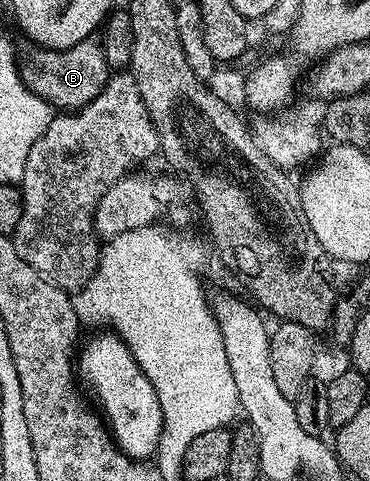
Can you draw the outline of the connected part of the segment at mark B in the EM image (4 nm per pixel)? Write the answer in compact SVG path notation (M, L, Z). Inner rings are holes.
M94 37L63 51L47 51L40 46L30 50L34 51L20 59L20 74L26 87L50 104L51 108L61 109L66 113L80 111L84 105L88 105L88 101L92 101L102 92L112 74L101 42Z

